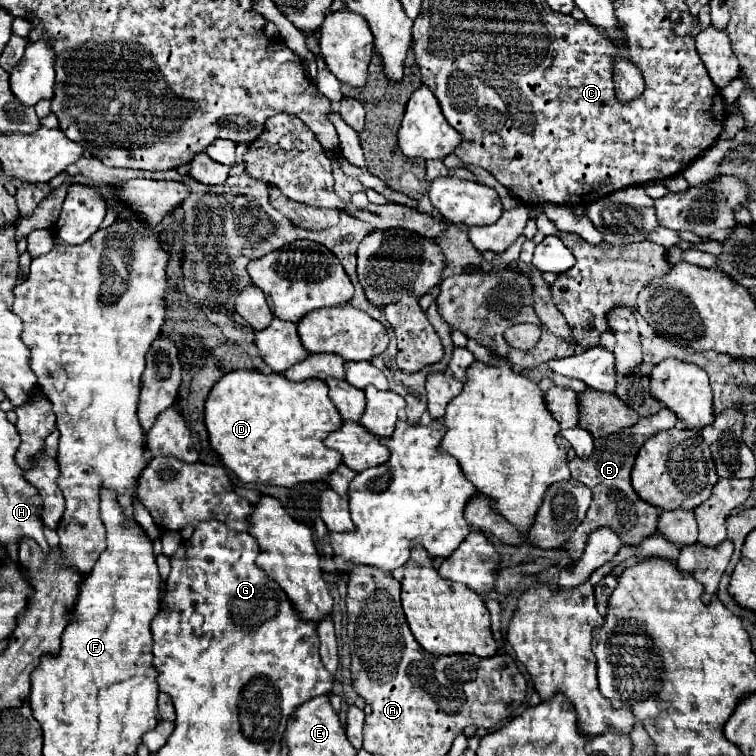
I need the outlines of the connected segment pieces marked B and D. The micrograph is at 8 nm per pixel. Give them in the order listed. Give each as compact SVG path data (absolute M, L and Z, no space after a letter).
M662 408L656 416L650 416L648 420L640 418L634 426L624 428L612 436L604 436L604 438L596 438L594 440L594 452L592 456L588 456L586 460L574 458L572 462L568 462L572 478L586 484L592 490L592 504L590 510L586 514L586 520L580 524L578 532L572 534L572 540L566 544L570 558L576 562L580 560L588 536L590 532L594 532L596 528L610 528L612 532L616 532L622 540L622 546L640 546L644 538L654 536L656 532L656 524L658 524L658 510L648 502L640 500L634 492L634 488L630 486L630 470L634 466L636 454L642 448L642 444L662 432L662 430L670 430L676 426L676 416L672 416L672 412L668 412L668 408Z
M232 370L224 374L210 390L204 402L204 424L208 440L222 462L240 482L294 486L298 482L326 480L342 462L340 452L324 446L324 438L342 426L342 416L328 398L328 386L322 380L292 382L282 374L262 374L258 370Z

